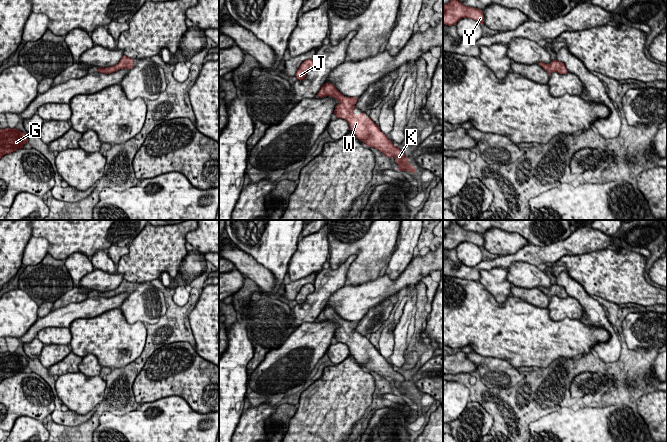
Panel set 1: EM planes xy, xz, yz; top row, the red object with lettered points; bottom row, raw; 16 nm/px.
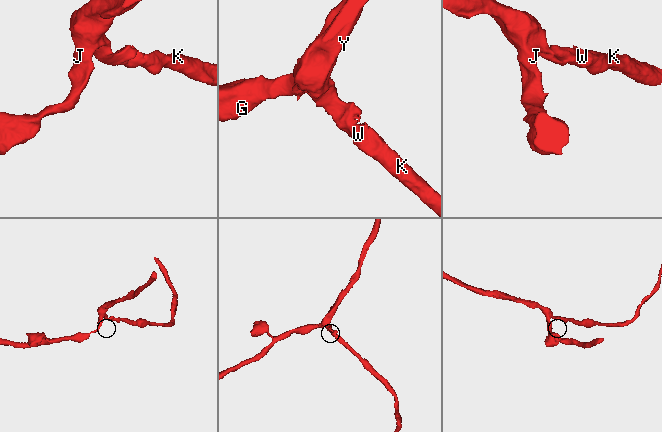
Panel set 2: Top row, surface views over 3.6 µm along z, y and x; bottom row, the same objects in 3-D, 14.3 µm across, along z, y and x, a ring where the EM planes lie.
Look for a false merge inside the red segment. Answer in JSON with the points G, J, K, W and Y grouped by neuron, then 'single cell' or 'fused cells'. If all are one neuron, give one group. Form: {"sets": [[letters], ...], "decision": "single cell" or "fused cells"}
{"sets": [["G", "J", "K", "W", "Y"]], "decision": "single cell"}

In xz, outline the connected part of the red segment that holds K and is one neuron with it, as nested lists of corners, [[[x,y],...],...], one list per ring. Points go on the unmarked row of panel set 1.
[[[325,307],[317,320],[333,321],[339,328],[335,331],[334,338],[337,342],[345,343],[349,347],[350,354],[353,358],[368,371],[373,371],[382,376],[386,381],[394,381],[395,386],[399,389],[397,394],[416,397],[416,393],[408,386],[404,376],[395,370],[390,363],[380,354],[370,341],[365,337],[355,339],[353,333],[357,326],[357,321],[346,321],[341,318],[333,308]]]

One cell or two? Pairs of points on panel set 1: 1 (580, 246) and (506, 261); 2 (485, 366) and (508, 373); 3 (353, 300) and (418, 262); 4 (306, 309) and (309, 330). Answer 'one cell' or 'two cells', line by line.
1: one cell
2: one cell
3: one cell
4: two cells

